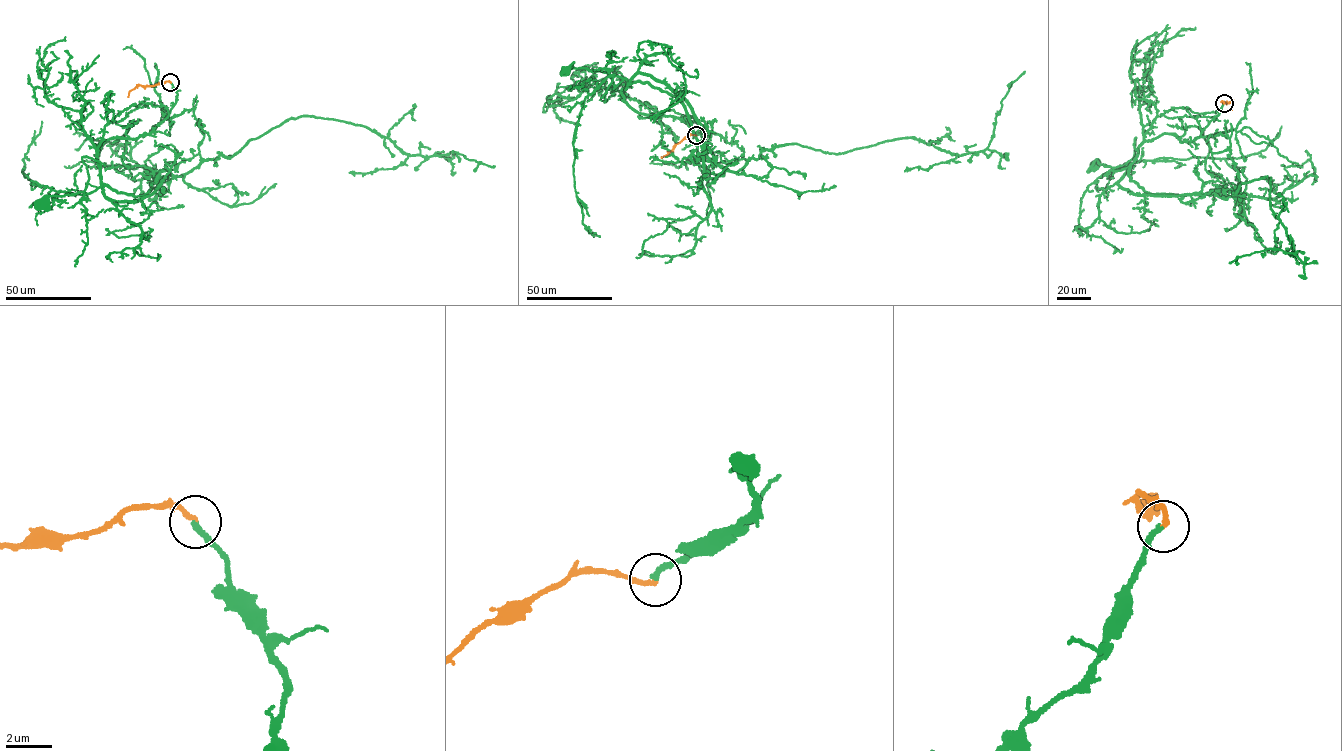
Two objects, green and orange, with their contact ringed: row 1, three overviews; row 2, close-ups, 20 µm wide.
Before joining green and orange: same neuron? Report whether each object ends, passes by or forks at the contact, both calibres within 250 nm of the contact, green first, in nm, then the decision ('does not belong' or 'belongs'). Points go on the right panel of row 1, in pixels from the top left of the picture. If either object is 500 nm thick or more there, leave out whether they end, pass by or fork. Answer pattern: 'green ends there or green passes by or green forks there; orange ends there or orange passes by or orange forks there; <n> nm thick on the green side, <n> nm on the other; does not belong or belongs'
green ends there; orange ends there; 240 nm thick on the green side, 200 nm on the other; belongs

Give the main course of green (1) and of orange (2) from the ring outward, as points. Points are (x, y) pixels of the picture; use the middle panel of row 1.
1: (696, 135), (704, 129), (695, 122), (638, 113), (624, 85), (606, 89), (616, 87), (605, 72), (566, 70)
2: (696, 135), (685, 137), (661, 157)

